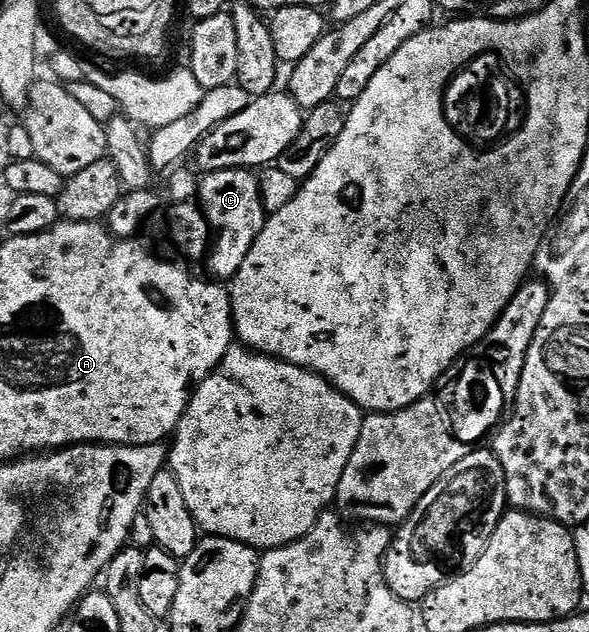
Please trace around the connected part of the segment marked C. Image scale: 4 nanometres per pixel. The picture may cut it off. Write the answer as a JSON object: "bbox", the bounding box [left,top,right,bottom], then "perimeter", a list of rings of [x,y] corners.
{"bbox":[195,168,259,277],"perimeter":[[[248,168],[223,169],[204,173],[200,177],[195,196],[198,201],[201,199],[199,209],[211,236],[213,232],[213,241],[205,252],[205,264],[214,272],[214,277],[232,277],[241,265],[242,257],[253,244],[259,231],[258,194],[258,177]]]}

